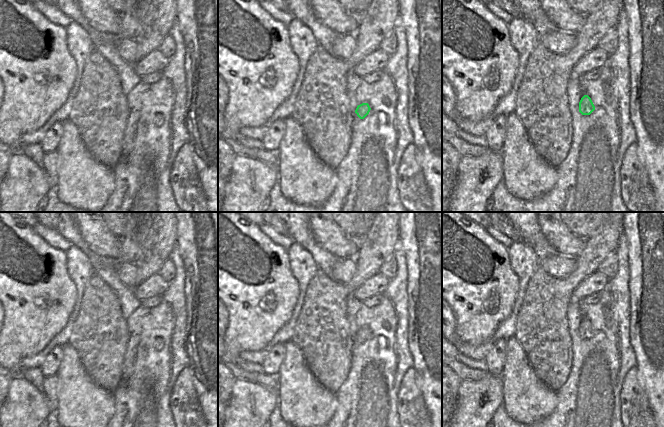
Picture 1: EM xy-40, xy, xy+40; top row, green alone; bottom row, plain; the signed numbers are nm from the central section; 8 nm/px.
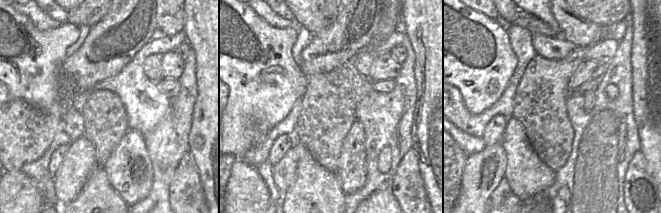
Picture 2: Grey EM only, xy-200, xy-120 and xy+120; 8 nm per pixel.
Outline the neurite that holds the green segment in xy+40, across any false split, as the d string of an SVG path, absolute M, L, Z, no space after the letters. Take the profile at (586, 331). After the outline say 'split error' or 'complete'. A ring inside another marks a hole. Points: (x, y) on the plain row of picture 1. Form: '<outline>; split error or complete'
M584 319L579 326L579 336L582 339L590 339L595 334L595 330L588 319Z; complete

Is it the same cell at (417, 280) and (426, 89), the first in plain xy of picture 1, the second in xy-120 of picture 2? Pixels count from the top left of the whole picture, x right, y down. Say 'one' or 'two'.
one

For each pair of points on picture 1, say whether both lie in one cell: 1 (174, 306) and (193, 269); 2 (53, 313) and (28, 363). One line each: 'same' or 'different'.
1: different
2: different

